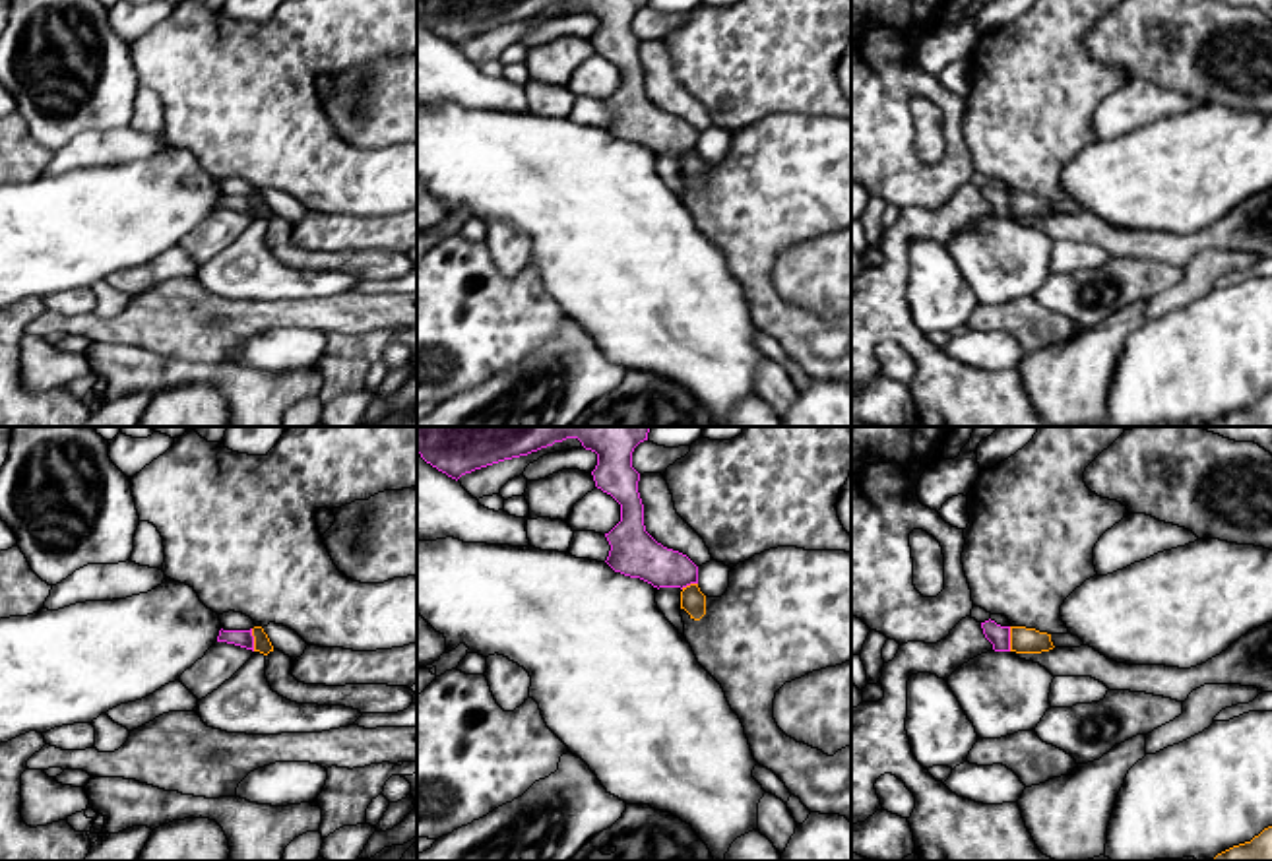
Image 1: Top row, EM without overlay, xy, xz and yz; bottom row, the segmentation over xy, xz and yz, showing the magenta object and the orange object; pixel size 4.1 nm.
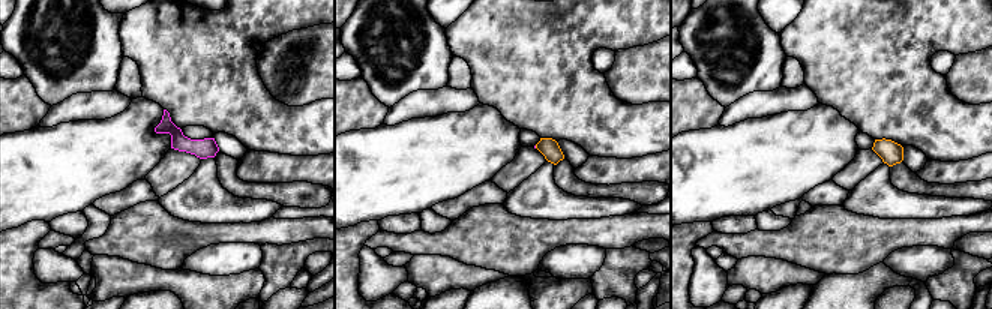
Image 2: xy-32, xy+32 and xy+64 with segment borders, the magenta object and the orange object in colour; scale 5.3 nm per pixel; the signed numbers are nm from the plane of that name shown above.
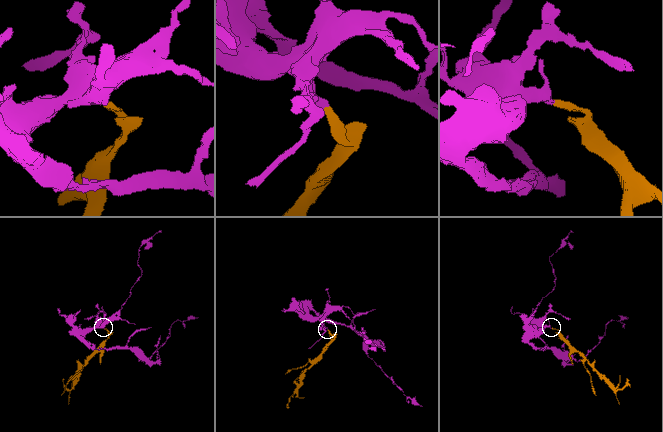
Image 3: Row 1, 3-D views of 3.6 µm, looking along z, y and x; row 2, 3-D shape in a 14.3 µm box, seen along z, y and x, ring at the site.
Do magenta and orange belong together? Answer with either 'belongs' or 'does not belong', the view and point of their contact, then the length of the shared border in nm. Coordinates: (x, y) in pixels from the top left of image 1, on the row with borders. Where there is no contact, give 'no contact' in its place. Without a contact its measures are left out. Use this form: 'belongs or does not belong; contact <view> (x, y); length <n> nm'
does not belong; contact yz (1009, 638); length 100 nm

